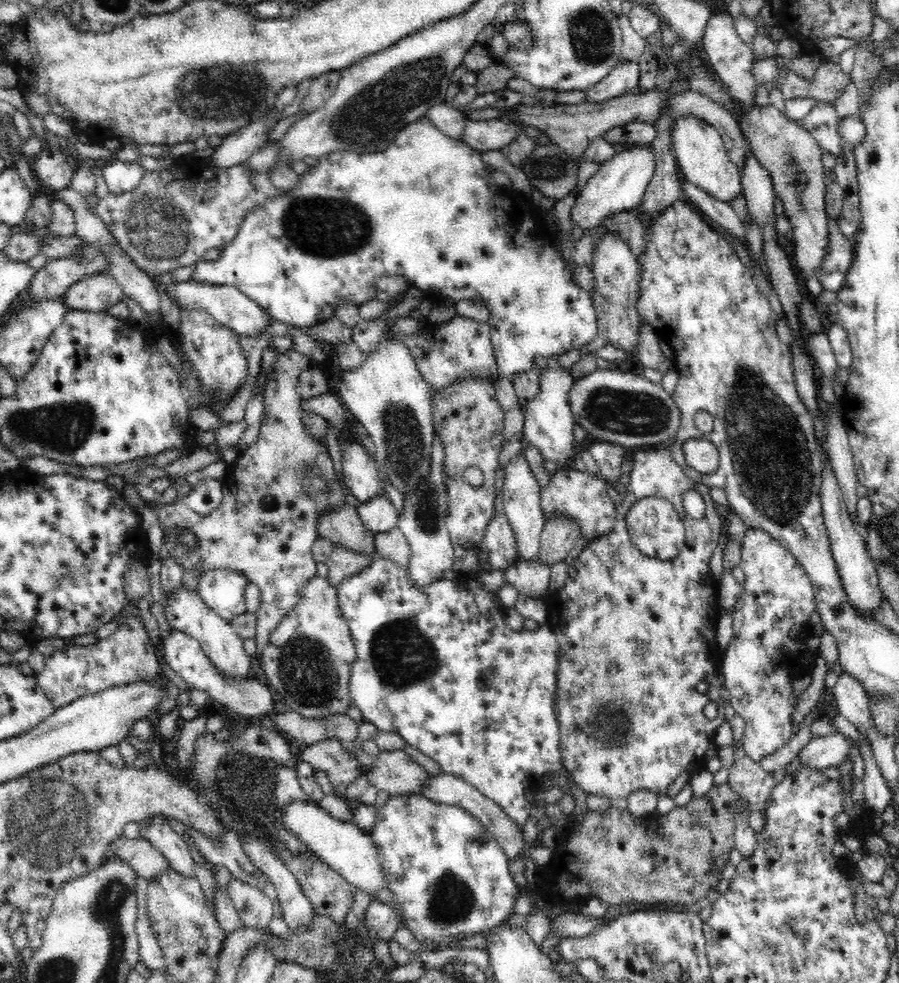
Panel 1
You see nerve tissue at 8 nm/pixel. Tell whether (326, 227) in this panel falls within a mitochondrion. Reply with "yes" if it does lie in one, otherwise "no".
yes

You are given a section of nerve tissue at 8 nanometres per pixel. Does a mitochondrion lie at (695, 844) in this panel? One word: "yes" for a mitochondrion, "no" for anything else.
yes

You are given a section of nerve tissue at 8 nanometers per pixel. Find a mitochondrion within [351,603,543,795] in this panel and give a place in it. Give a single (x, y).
(402, 653)

